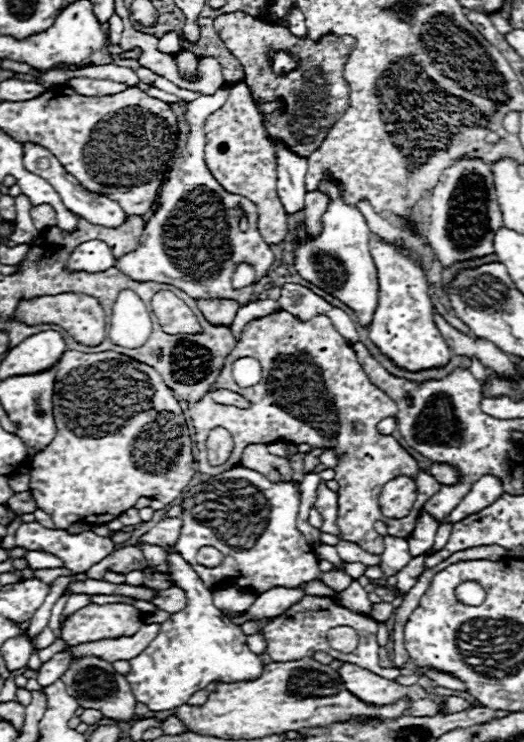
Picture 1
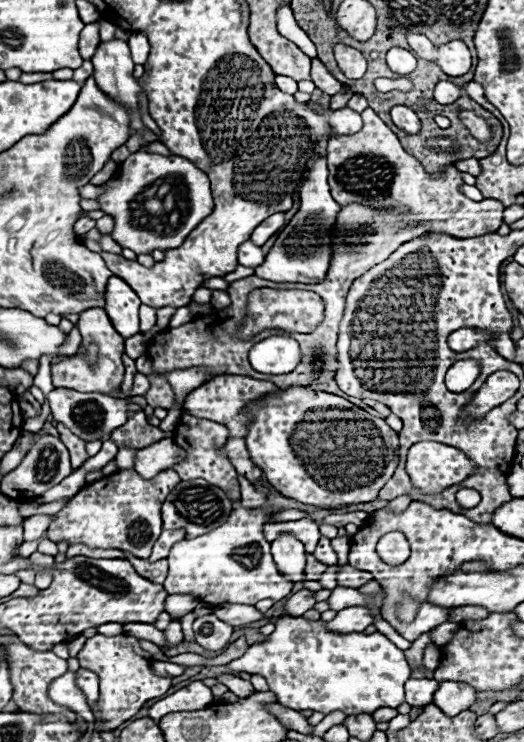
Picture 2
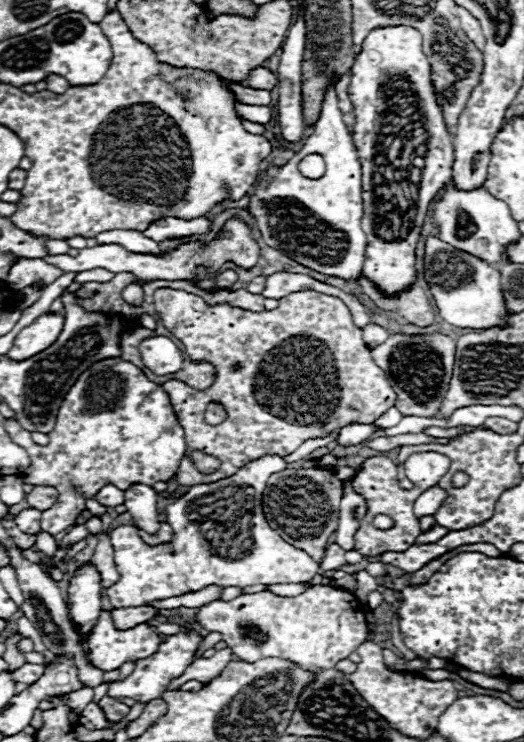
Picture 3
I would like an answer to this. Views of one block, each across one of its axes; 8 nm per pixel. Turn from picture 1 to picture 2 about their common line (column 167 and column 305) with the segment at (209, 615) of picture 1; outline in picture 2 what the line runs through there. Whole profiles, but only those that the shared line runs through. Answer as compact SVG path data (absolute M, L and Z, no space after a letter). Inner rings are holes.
M280 534L272 542L272 556L280 572L286 572L292 582L304 580L304 544L296 540L294 534ZM282 614L276 622L276 630L260 644L252 644L244 656L228 662L226 666L232 672L248 672L266 678L270 692L274 692L278 704L292 710L314 710L330 714L334 710L342 710L344 714L366 712L372 714L378 708L398 708L404 702L404 682L410 678L410 666L404 658L404 652L396 648L384 634L336 634L322 628L322 620L304 620Z

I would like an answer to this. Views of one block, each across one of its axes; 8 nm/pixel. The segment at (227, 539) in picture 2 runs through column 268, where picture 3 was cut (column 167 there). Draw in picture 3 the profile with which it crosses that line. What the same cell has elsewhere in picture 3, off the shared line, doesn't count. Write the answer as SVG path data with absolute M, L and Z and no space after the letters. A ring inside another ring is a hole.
M262 456L230 478L190 486L186 494L166 508L166 522L174 530L174 538L166 544L147 545L140 540L136 526L114 528L110 532L110 544L114 546L114 564L120 580L106 592L112 608L152 604L186 592L198 592L210 584L244 588L254 584L308 582L316 576L320 564L304 550L286 544L270 528L262 510L266 480L286 466L284 456Z

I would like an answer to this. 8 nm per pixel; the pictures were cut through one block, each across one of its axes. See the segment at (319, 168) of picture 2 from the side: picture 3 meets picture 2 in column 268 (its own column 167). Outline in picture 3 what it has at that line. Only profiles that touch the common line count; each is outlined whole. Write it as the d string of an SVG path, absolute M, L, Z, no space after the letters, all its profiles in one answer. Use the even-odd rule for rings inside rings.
M226 220L222 232L218 238L214 238L210 244L204 244L200 240L190 240L184 244L178 244L174 250L164 252L164 254L136 254L128 252L126 248L118 244L104 244L104 246L94 246L94 248L84 248L80 250L78 256L68 256L68 254L58 254L58 256L46 256L44 260L62 272L82 272L82 270L92 270L92 268L106 268L114 274L118 272L130 272L138 280L144 282L154 282L154 280L186 280L186 282L196 282L196 268L204 264L208 268L208 274L218 272L218 268L224 262L234 262L238 268L252 268L256 266L260 256L260 246L252 238L252 230L248 228L246 222L242 220Z

